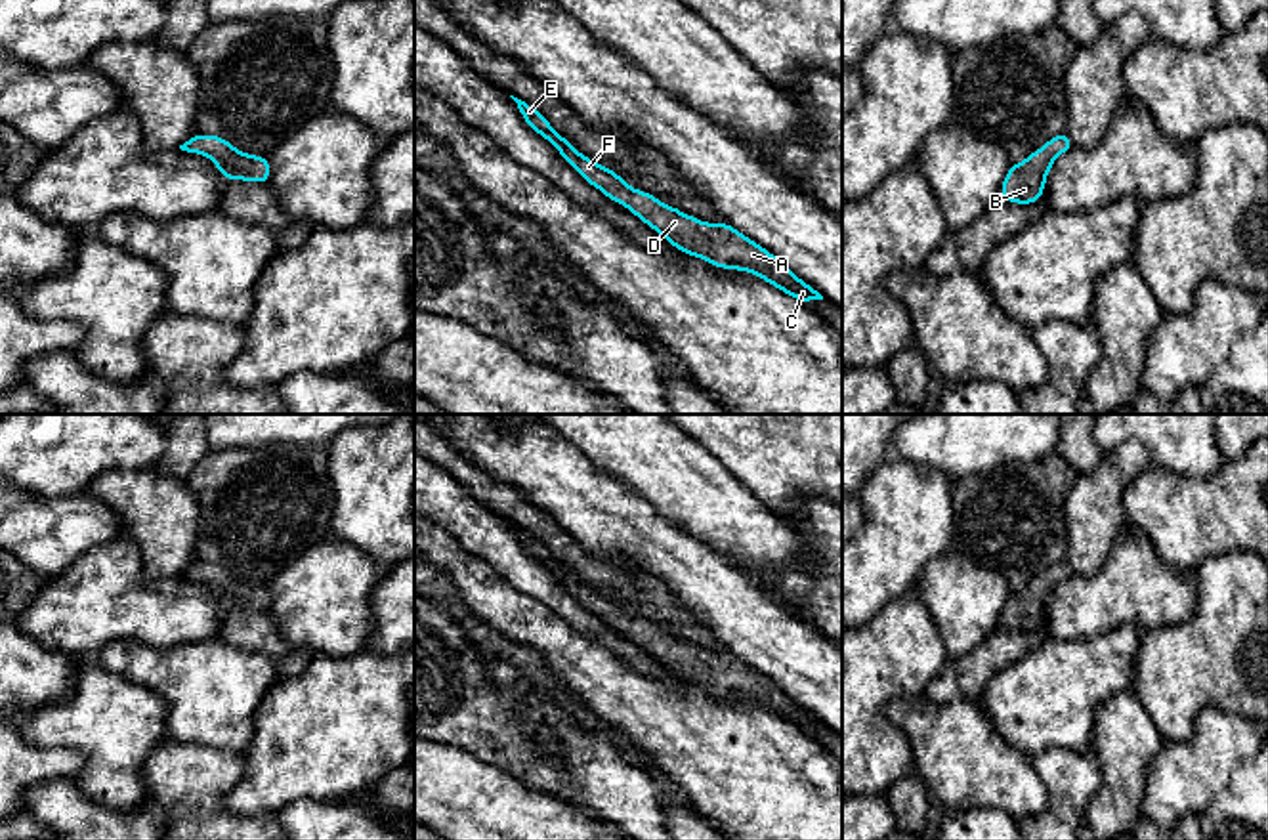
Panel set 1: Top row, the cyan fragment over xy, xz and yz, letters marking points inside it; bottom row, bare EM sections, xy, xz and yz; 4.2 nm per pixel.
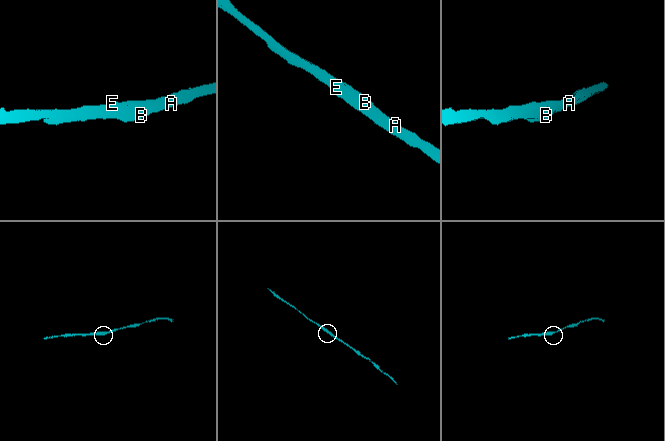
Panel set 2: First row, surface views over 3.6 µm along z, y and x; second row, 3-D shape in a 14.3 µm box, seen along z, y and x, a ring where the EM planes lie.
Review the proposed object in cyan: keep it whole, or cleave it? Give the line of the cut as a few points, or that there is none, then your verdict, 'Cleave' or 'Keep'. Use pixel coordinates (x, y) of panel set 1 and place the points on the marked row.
No split. Keep

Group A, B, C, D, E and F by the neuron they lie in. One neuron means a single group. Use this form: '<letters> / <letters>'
A B C D E F

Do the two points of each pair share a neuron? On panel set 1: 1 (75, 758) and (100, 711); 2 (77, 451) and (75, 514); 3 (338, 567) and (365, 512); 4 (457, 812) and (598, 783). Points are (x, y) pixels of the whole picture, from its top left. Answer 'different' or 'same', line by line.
1: different
2: different
3: different
4: different

